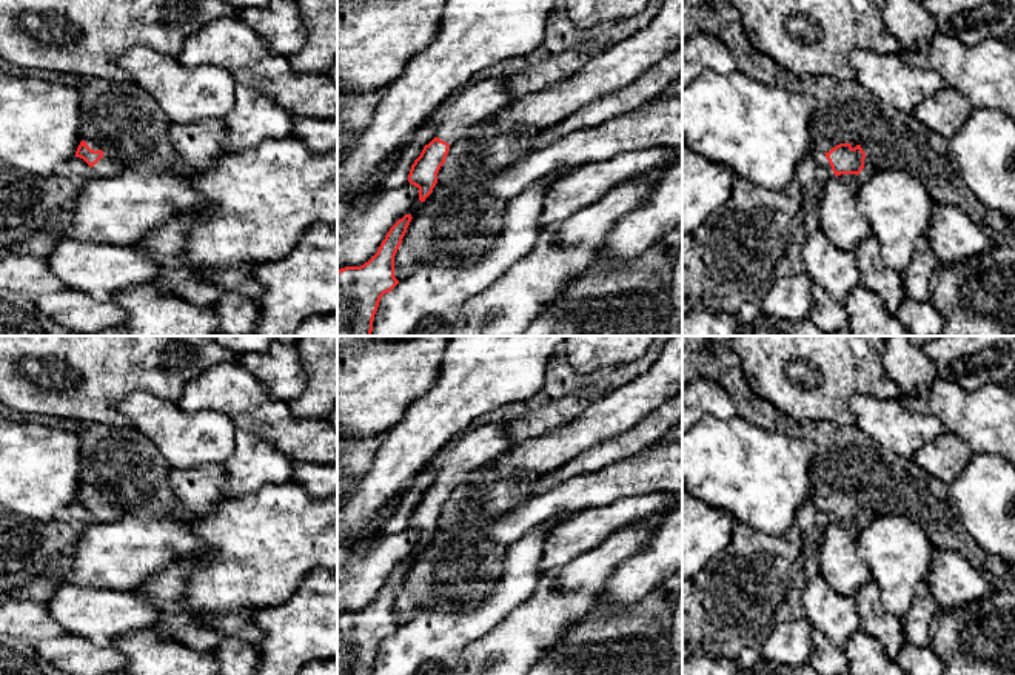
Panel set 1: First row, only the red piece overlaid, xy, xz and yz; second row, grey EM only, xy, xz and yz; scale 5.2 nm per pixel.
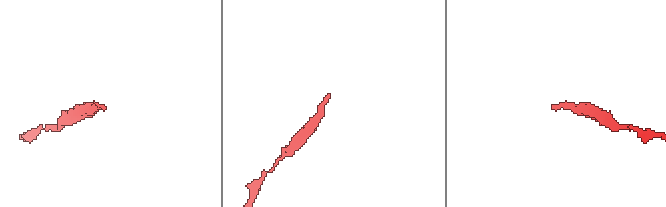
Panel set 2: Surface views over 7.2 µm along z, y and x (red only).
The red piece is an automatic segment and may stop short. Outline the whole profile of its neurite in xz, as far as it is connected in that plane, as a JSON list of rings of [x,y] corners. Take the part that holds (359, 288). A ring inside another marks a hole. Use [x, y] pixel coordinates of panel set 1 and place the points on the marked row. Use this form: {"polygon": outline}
{"polygon": [[[399,219],[368,262],[337,271],[337,336],[371,336],[380,297],[399,284],[394,256],[411,219]]]}

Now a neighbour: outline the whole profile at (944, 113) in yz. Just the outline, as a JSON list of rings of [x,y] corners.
[[[943,88],[913,108],[910,114],[926,128],[950,140],[972,111],[972,105],[961,92]]]

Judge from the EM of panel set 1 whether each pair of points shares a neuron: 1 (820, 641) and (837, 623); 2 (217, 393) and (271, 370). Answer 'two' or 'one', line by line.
1: two
2: two

